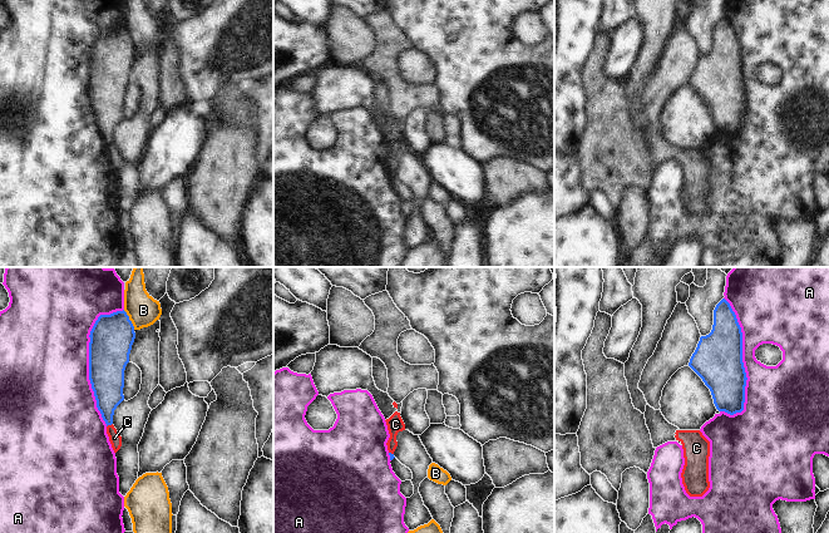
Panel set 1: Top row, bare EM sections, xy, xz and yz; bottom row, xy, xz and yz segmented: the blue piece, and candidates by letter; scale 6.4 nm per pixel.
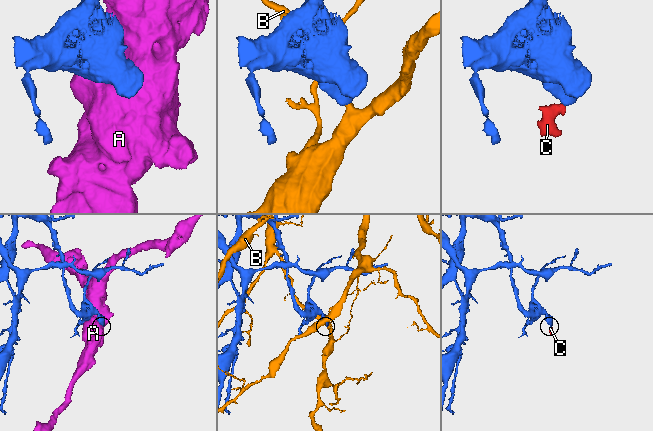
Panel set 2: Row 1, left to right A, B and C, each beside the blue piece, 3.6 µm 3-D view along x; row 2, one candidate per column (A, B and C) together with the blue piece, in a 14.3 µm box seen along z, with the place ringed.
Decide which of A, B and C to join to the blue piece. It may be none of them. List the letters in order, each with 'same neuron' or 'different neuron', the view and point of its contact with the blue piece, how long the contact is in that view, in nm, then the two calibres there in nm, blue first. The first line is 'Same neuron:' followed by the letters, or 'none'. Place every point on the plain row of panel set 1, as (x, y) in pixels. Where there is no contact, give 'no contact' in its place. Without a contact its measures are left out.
Same neuron: none
A: different neuron; contact yz (741, 78); length 750 nm; calibres 320 and 280 nm
B: different neuron; contact xy (129, 39); length 150 nm; calibres 280 and 200 nm
C: different neuron; contact xy (109, 143); length 50 nm; calibres 190 and 80 nm

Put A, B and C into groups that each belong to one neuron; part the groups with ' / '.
A / B / C

